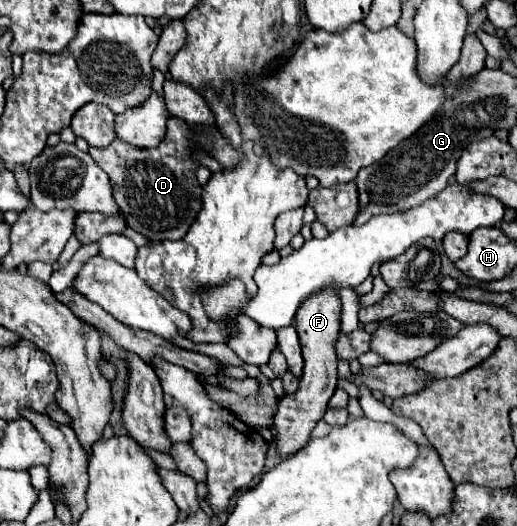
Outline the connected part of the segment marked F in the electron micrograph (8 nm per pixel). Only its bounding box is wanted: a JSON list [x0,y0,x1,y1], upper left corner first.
[274,289,340,455]

